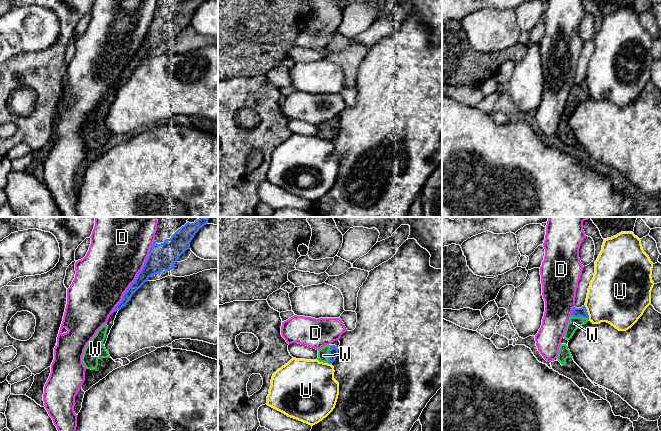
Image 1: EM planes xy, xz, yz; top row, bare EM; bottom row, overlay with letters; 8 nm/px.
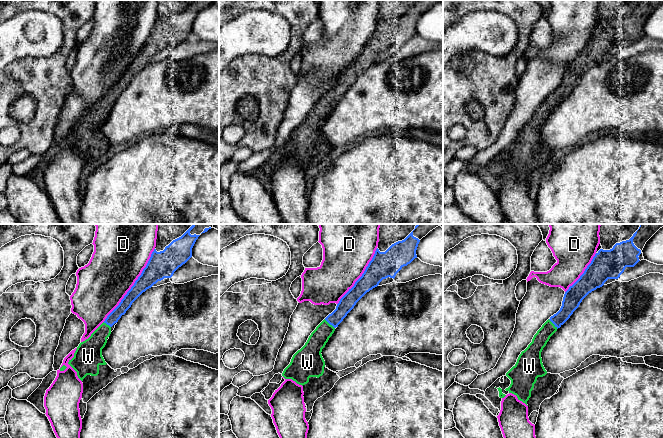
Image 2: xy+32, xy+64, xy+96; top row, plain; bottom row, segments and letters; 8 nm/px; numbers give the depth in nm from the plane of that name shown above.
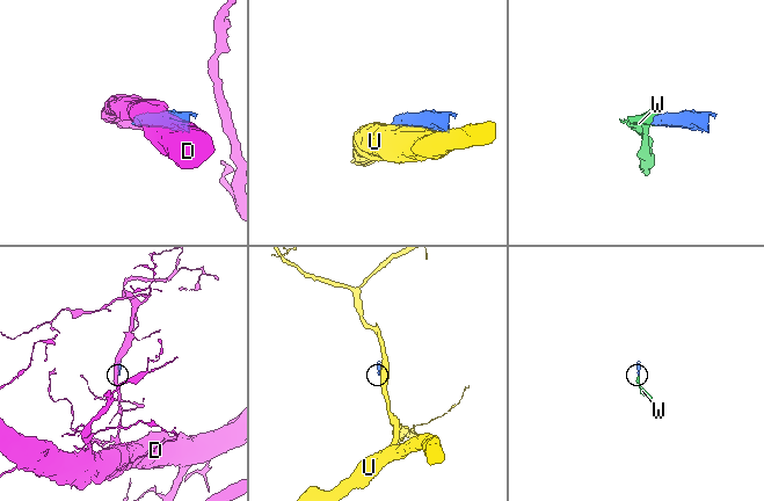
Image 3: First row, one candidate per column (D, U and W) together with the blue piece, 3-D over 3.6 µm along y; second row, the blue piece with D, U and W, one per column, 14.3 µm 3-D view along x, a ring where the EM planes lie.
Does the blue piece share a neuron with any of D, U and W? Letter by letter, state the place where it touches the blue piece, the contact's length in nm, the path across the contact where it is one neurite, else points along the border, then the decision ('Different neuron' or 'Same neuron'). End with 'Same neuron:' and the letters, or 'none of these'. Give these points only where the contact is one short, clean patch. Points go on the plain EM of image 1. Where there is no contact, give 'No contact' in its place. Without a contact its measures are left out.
D: Touches blue at xy (137, 52). Shared border 700 nm. Different neuron
U: Touches blue at yz (587, 88). Shared border 120 nm. Different neuron
W: Touches blue at xz (329, 130). Shared border 150 nm. Path across: xz (333, 128), (329, 130), (323, 129). Same neuron
Same neuron: W

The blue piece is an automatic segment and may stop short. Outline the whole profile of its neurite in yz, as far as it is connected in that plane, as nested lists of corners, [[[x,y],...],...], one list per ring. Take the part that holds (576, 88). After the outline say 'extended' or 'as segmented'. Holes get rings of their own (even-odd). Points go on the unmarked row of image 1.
[[[585,81],[581,84],[574,83],[565,106],[564,115],[569,117],[574,111],[575,107],[588,97],[589,91]]]; extended

